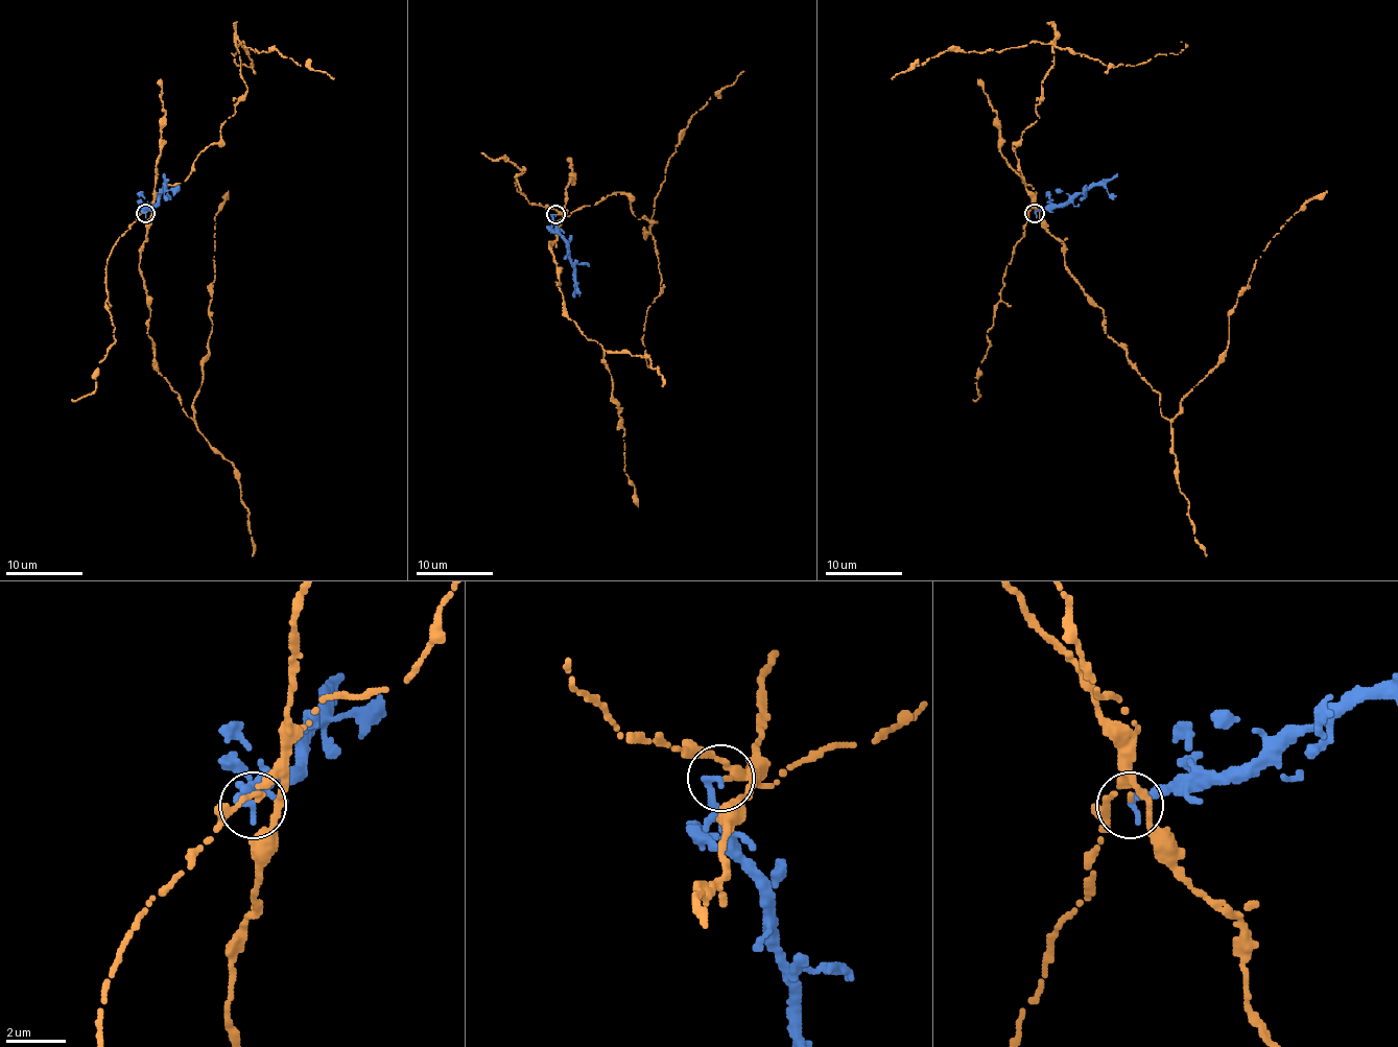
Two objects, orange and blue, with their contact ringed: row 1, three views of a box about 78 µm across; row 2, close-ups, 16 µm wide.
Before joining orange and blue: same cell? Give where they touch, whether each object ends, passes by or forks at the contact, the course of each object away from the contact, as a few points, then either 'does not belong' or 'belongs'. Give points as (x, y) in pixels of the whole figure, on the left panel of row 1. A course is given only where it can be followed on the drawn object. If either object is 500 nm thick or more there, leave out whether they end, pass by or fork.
place (145, 213); orange passes by; blue ends; course orange (147, 212), (139, 270), (147, 333), (155, 367), (193, 420), (212, 330), (214, 216), (228, 191); course blue (145, 212), (145, 209), (157, 203), (164, 186), (170, 197); does not belong

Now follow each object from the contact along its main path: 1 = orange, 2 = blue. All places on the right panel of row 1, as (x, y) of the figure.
1: (1035, 212), (1171, 420), (1227, 349), (1229, 312), (1268, 243), (1327, 191)
2: (1035, 212), (1069, 203), (1094, 186), (1103, 186), (1115, 197)

